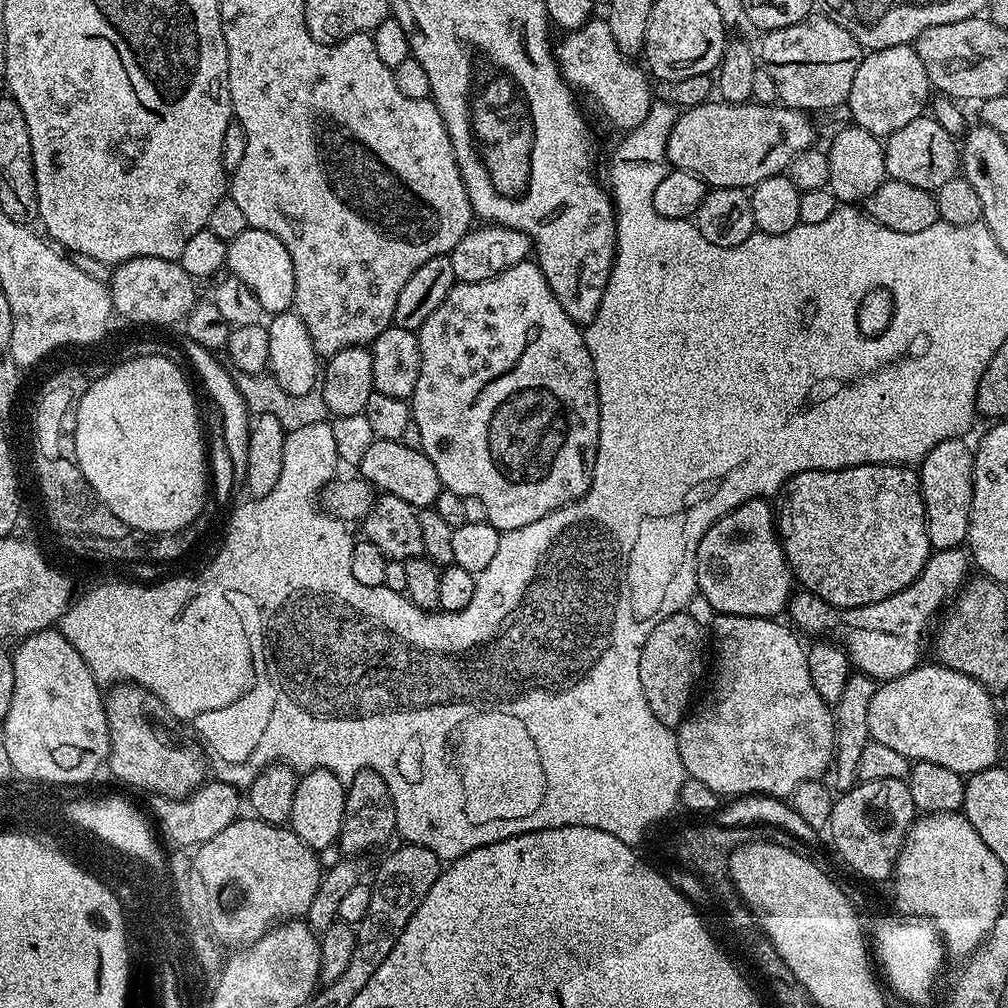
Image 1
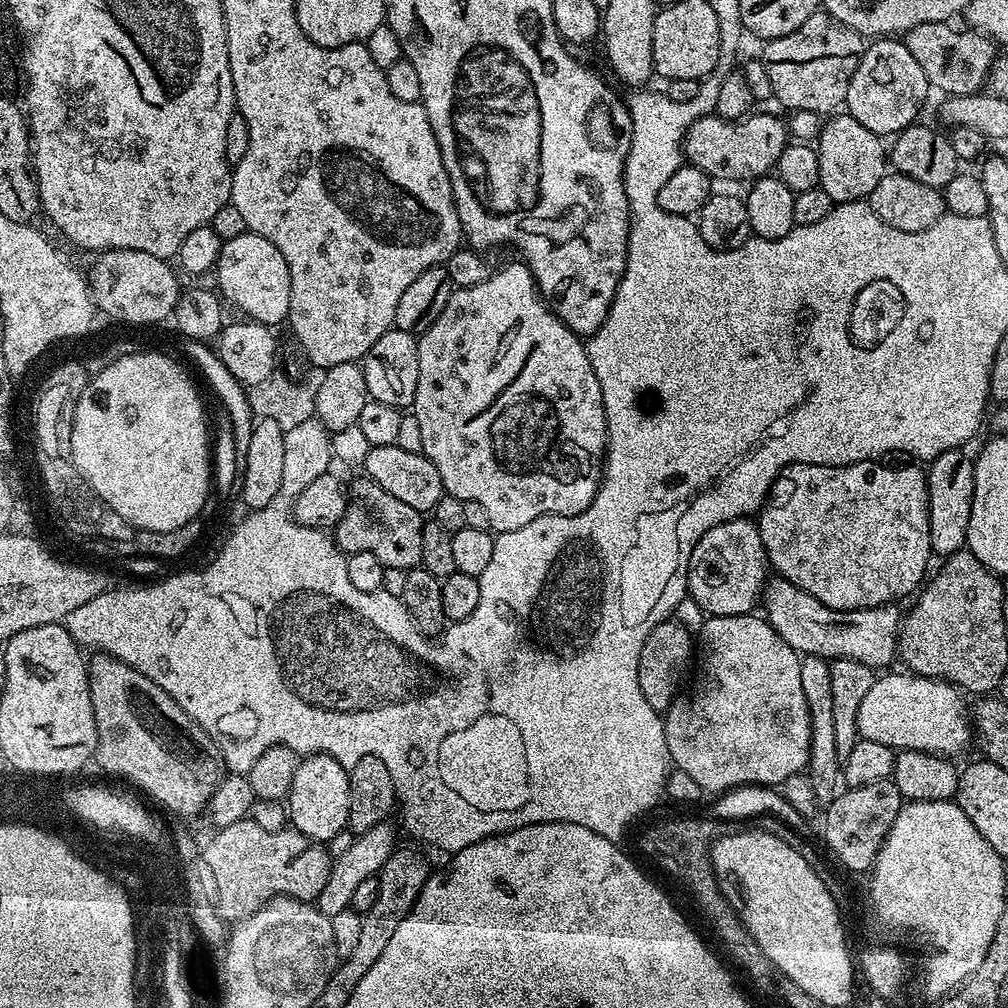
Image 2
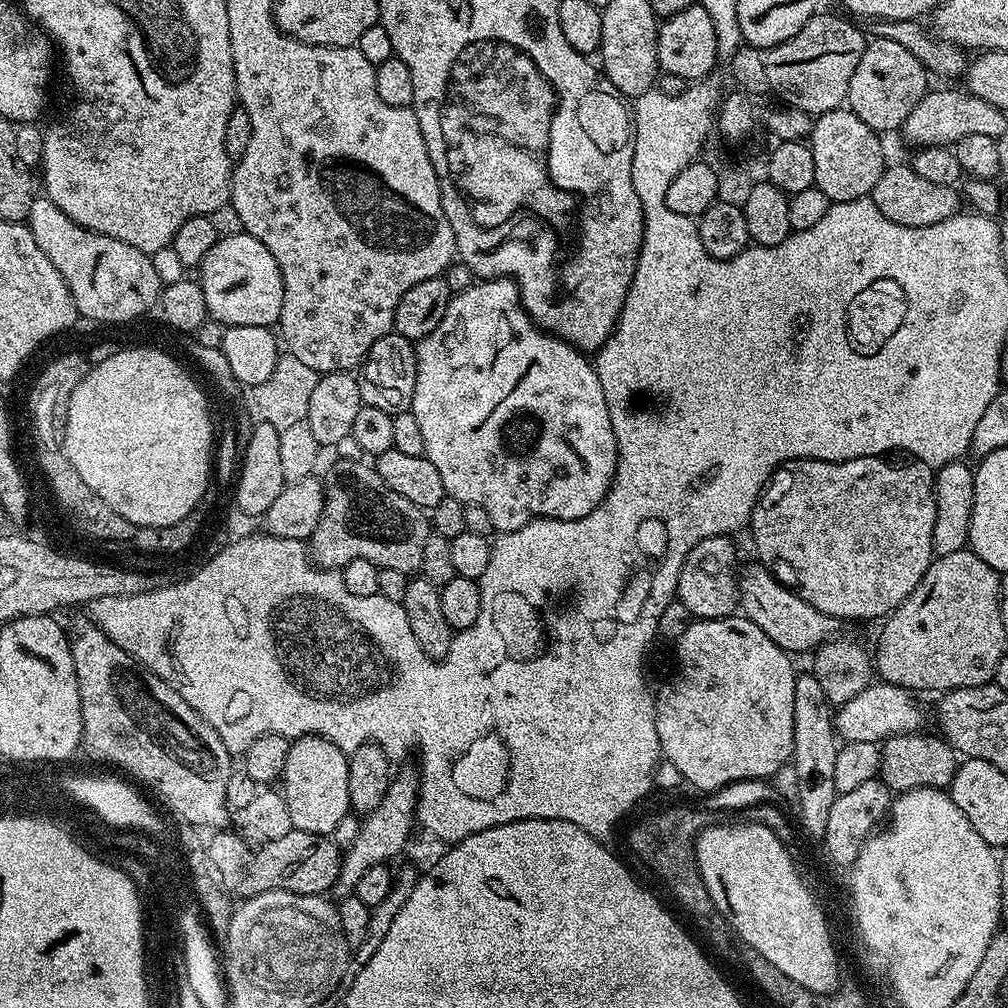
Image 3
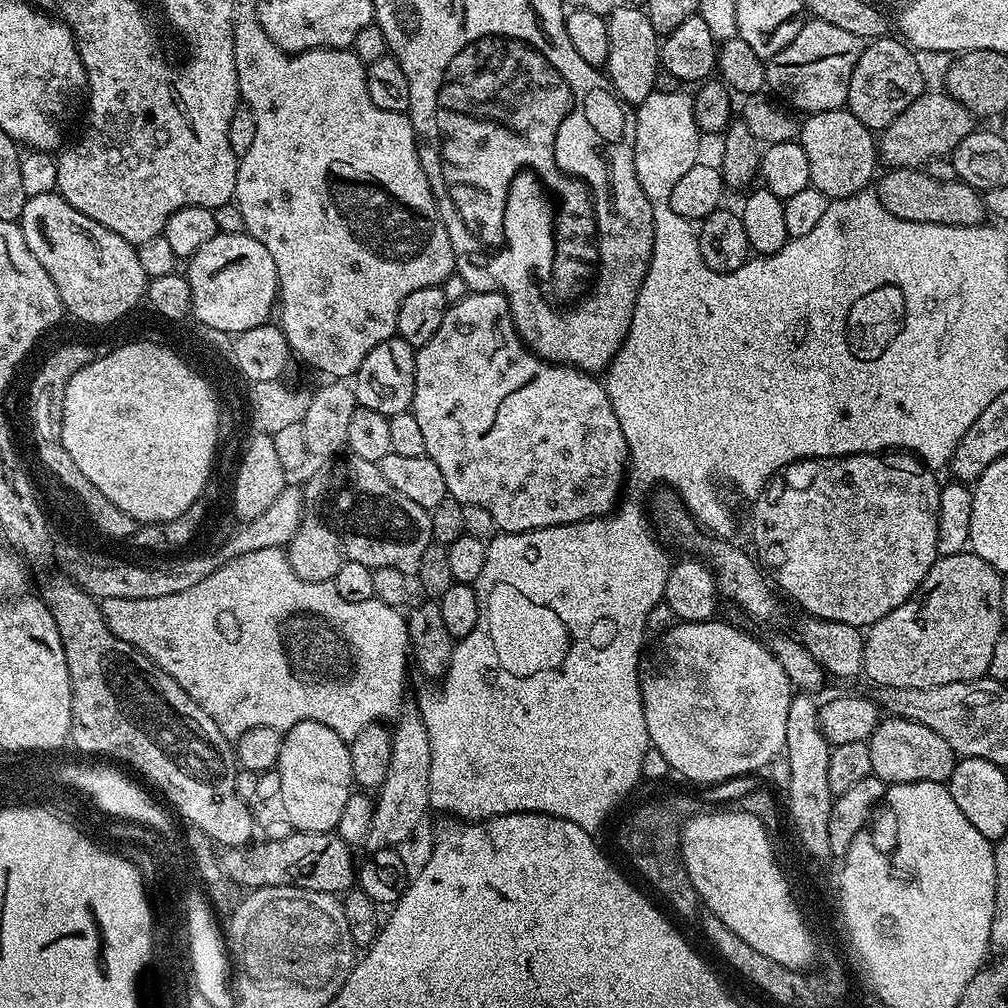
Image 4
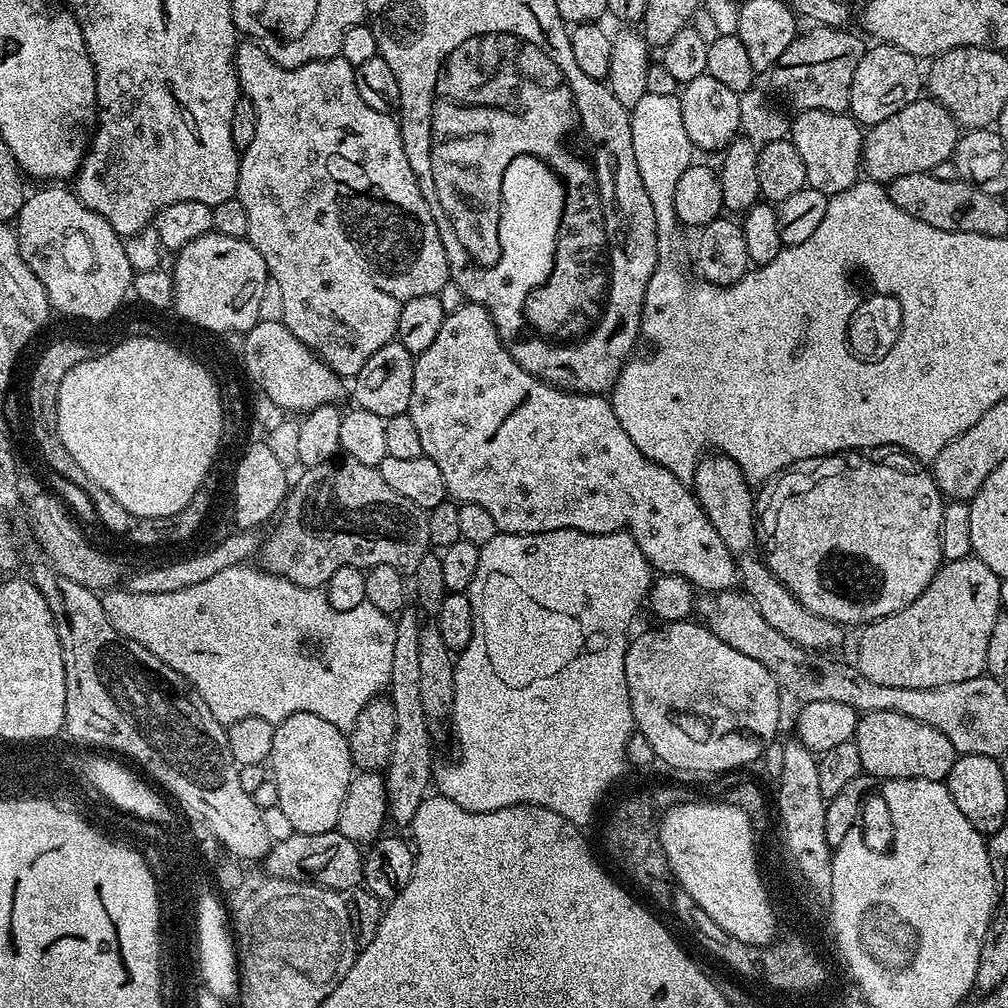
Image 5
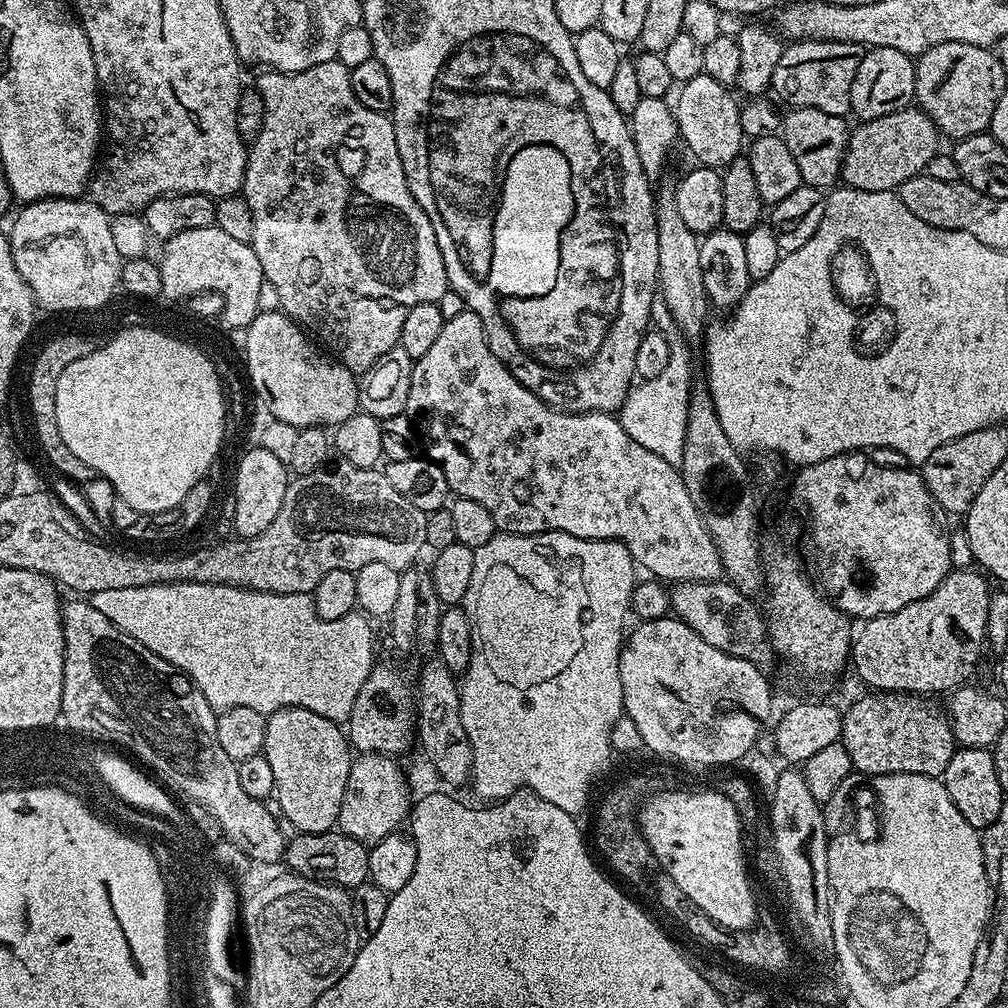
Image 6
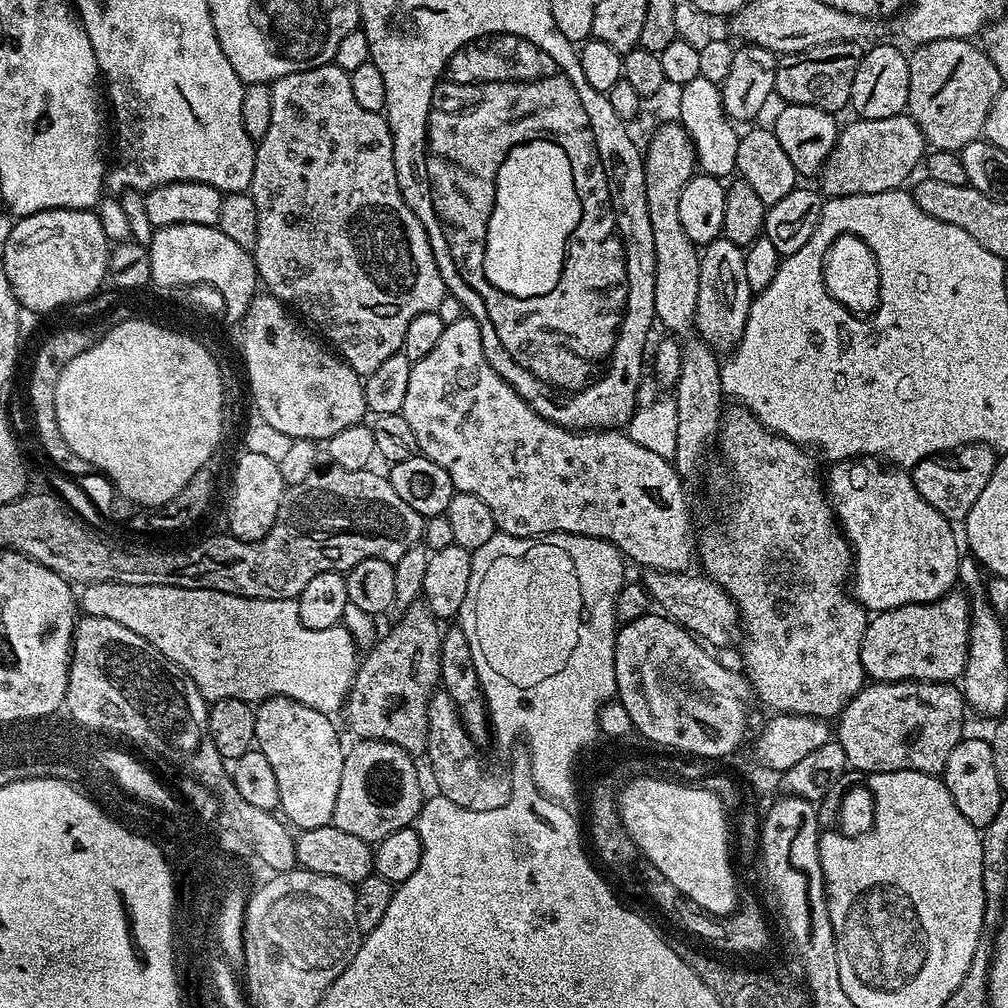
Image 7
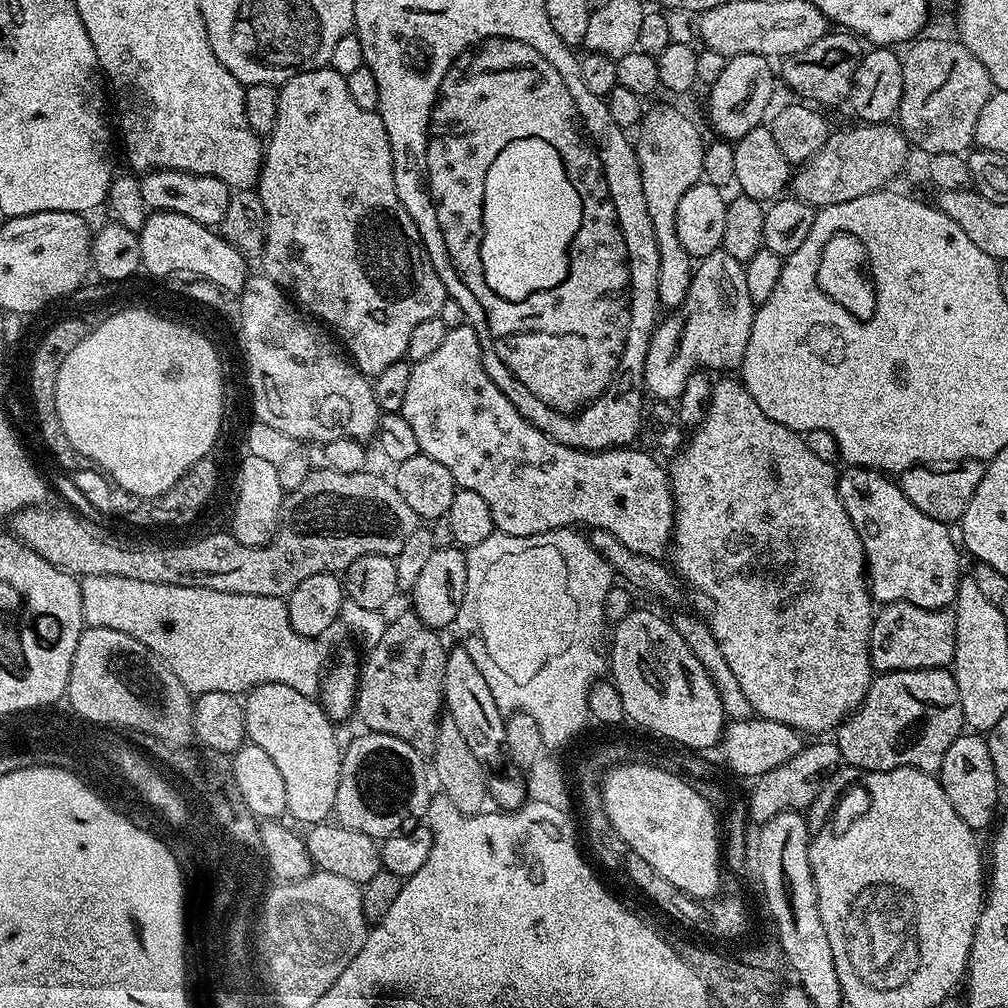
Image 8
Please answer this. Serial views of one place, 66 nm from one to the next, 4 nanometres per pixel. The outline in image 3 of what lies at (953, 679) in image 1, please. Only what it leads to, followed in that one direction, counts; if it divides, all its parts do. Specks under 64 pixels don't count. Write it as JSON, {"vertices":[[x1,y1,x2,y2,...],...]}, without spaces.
{"vertices":[[873,682,862,694,839,705,834,716,836,735,844,742,874,742,880,744,889,736,901,736,903,732,920,732,924,724,924,712,915,695,907,688,893,684]]}

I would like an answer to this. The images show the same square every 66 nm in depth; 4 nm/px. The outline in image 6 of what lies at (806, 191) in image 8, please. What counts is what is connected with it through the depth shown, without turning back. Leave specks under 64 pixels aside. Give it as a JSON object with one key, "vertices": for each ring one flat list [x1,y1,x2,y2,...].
{"vertices":[[919,106,857,123,848,138,848,151,840,165,840,180,858,190,891,192,899,189,902,182,914,179,927,169,930,158,941,151,940,140,942,134,935,122]]}

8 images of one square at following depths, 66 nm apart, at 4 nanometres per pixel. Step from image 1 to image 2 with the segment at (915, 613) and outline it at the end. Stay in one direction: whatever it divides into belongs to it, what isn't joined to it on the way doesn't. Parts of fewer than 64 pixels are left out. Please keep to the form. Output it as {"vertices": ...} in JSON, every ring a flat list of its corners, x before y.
{"vertices":[[779,578,767,581,762,604,763,607,768,607,768,613,766,613,768,625,775,630,778,638,782,638,782,642,786,642,786,646,799,652,801,657,850,658,854,662,862,662,874,670,887,669,889,667,887,664,891,660,897,659,902,612,899,612,896,604,883,604,880,608,863,608,862,610,834,610,830,606,818,602,818,598,814,598,814,594,806,594,806,590,794,586,789,580]]}

